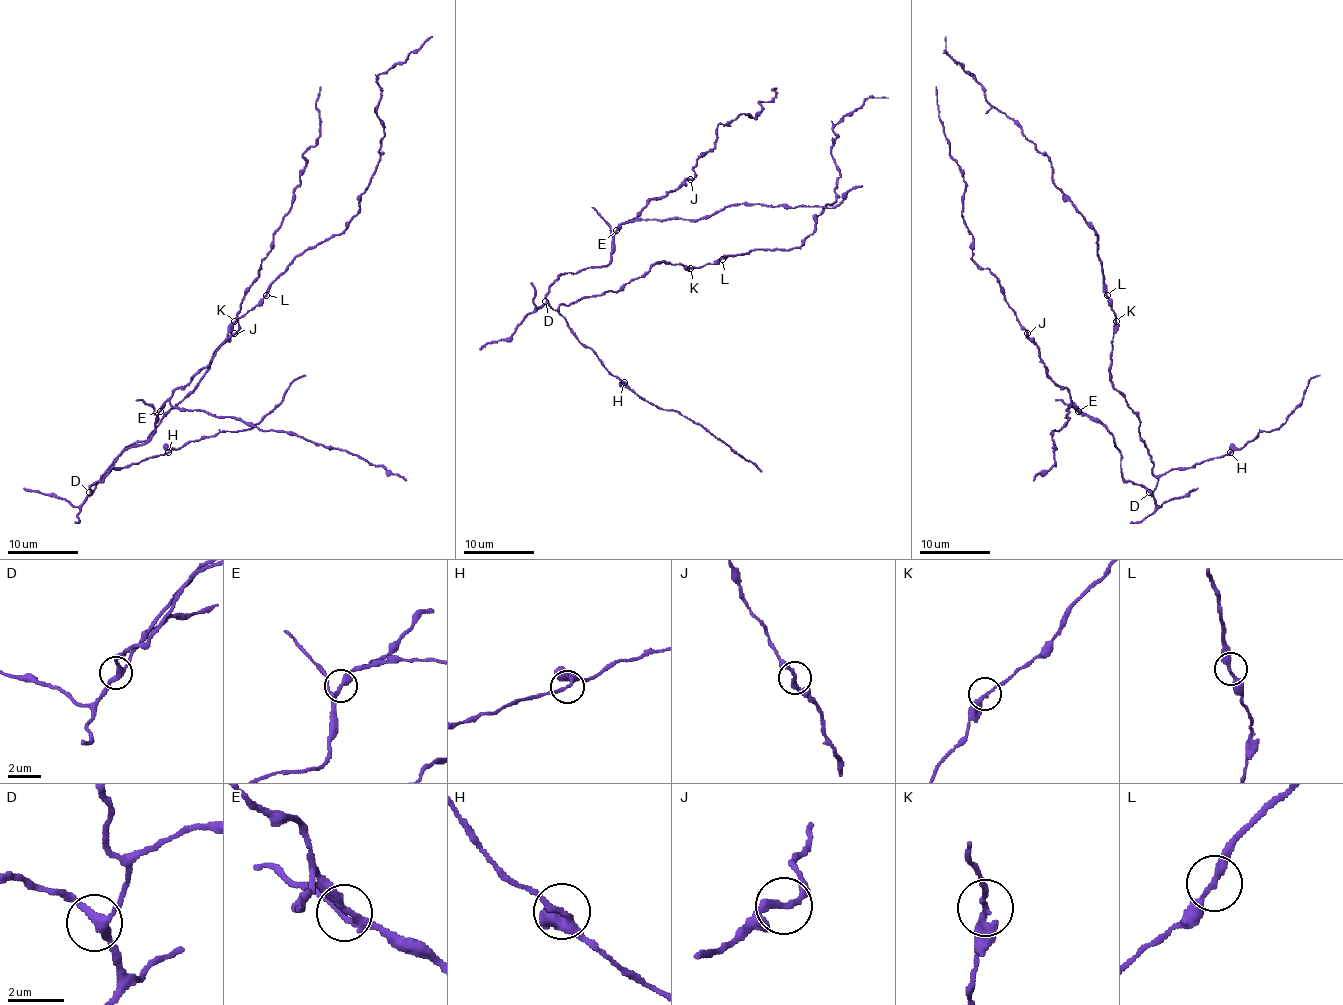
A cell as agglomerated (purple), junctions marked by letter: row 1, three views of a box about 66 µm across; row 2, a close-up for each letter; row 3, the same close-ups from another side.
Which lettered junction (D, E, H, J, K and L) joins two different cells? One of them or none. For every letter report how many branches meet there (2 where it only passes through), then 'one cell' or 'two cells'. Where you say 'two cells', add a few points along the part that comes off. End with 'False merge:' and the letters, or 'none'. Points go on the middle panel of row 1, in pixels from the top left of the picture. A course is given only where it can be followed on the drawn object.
D: 3 | one cell
E: 3 | one cell
H: 3 | one cell
J: 2 | one cell
K: 2 | one cell
L: 2 | one cell
False merge: none

